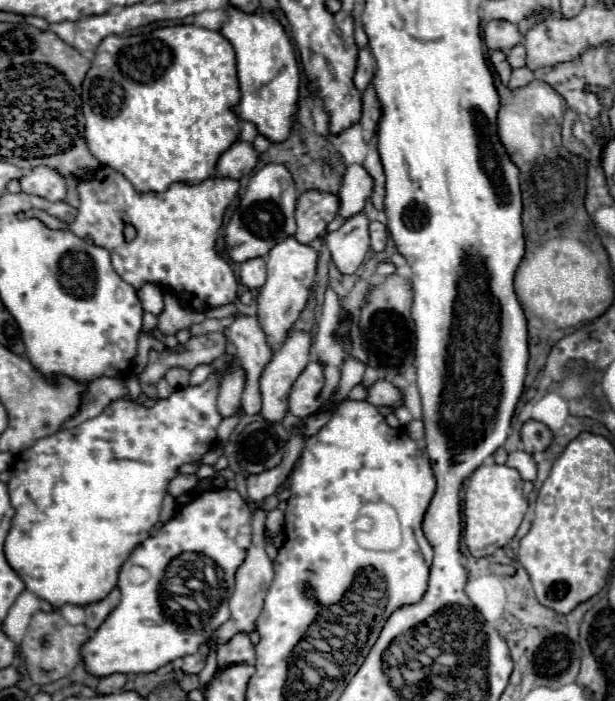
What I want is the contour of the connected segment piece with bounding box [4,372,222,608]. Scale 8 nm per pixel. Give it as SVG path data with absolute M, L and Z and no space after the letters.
M214 372L208 376L208 380L202 386L180 388L170 398L158 400L152 408L144 408L142 404L136 404L130 400L116 400L100 416L86 420L84 424L80 424L76 428L60 430L52 436L40 438L32 448L28 448L26 452L22 452L16 458L12 472L10 472L10 482L8 482L8 494L10 494L10 502L16 510L16 516L12 520L12 528L10 528L6 544L4 544L4 554L6 554L10 568L24 580L24 584L30 592L34 592L38 598L50 602L52 608L62 608L66 604L90 606L90 604L104 600L104 596L108 596L108 592L116 586L120 566L124 564L124 560L128 558L132 548L136 544L140 544L142 540L146 540L150 536L150 530L158 524L158 520L160 520L158 514L160 514L164 492L168 488L168 480L172 480L172 476L176 476L178 466L200 460L212 448L212 444L216 440L216 428L222 420L222 416L216 410L216 396L218 396L218 376Z

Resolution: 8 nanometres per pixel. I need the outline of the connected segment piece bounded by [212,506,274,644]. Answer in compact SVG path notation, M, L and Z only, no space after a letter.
M258 506L254 510L254 516L252 516L252 546L248 548L246 560L236 570L236 590L234 590L232 600L230 600L232 616L212 634L212 638L216 638L220 644L230 640L236 632L252 632L256 626L264 596L266 596L268 586L272 584L272 576L274 576L272 560L268 558L268 554L264 550L264 542L266 542L266 510L262 506Z

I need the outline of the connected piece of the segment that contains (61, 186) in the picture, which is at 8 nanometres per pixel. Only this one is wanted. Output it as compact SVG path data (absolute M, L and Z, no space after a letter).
M44 166L26 172L20 180L20 186L26 194L34 194L46 200L64 200L66 196L64 178L58 172L52 172L52 168Z

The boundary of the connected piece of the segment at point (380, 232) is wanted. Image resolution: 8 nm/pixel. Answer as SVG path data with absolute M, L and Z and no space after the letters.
M370 222L370 248L374 252L382 252L386 246L386 226L380 222Z

